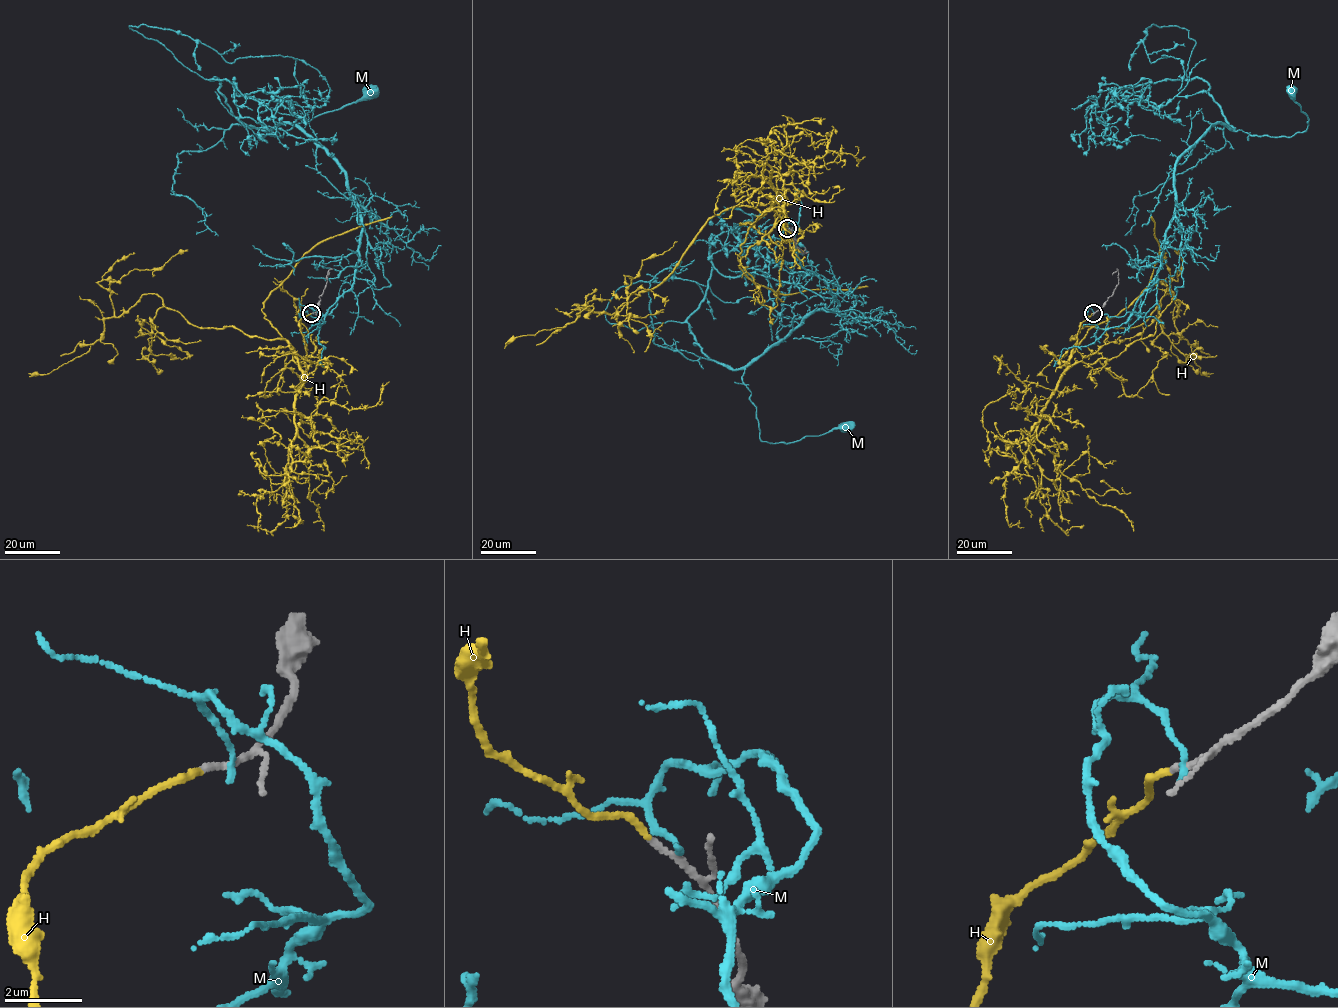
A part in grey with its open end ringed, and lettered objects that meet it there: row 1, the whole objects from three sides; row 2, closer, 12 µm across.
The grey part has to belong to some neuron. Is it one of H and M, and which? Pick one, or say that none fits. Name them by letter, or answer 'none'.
H

